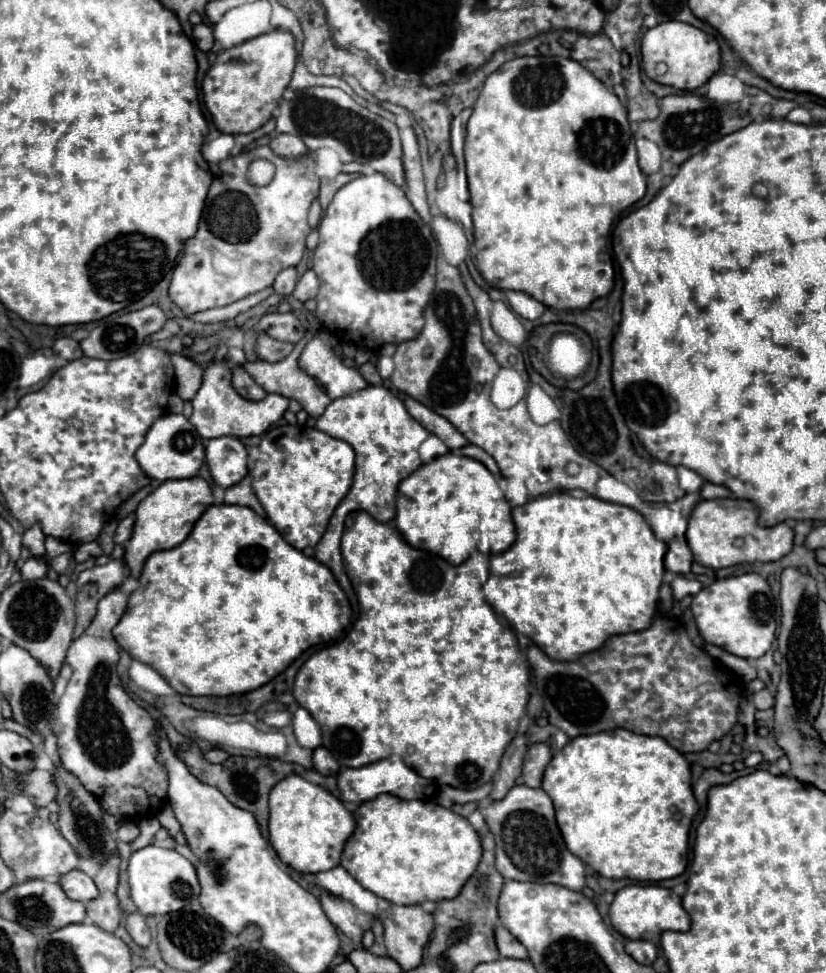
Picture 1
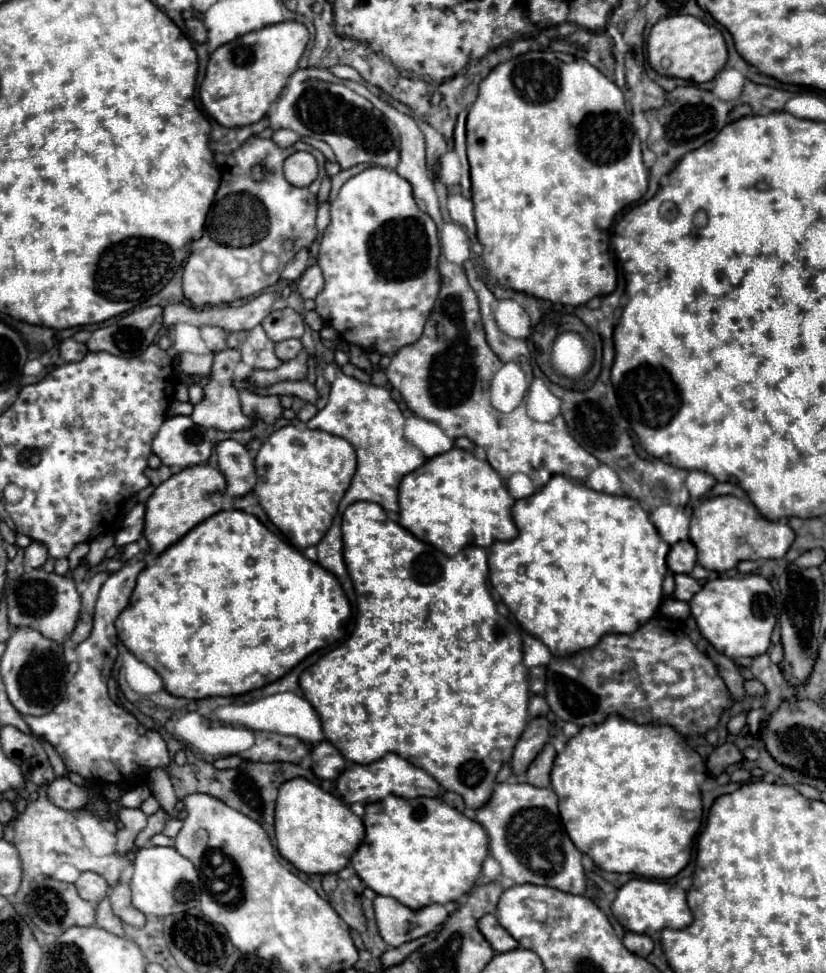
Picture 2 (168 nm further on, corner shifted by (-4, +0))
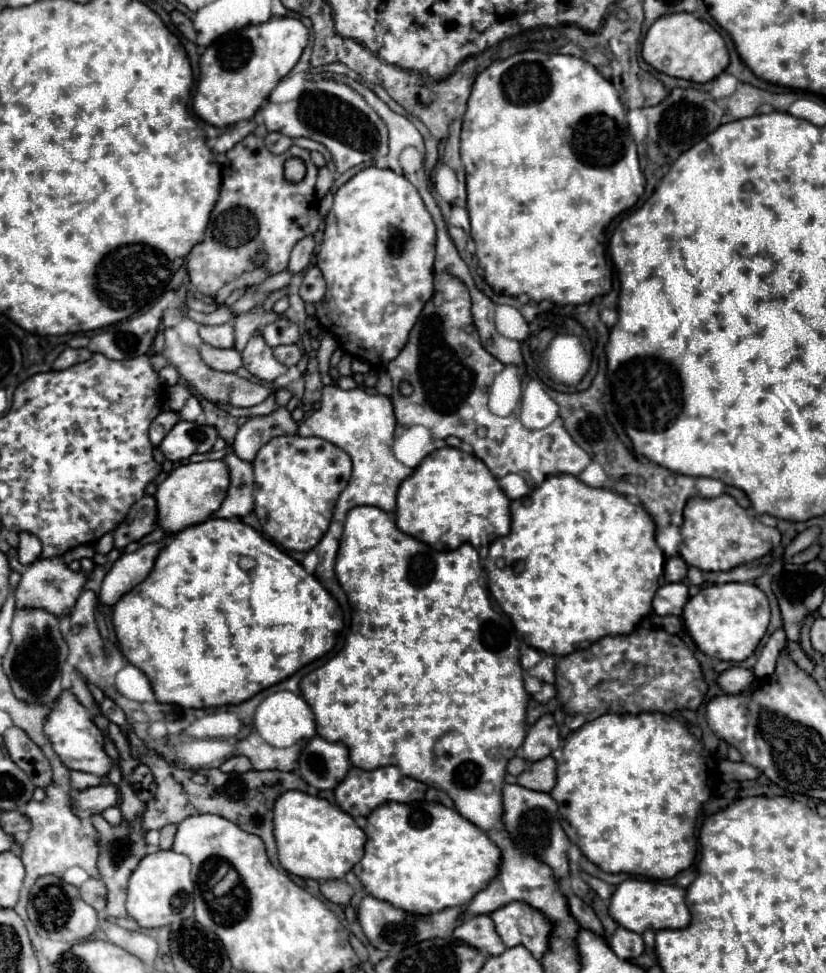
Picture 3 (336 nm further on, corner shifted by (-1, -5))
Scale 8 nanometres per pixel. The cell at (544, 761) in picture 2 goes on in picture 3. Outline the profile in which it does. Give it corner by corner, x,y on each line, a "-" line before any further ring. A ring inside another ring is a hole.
551,756
531,762
529,768
525,772
521,772
517,776
519,784
529,788
529,790
539,790
539,792
551,792
551,788
557,782
557,766
555,760

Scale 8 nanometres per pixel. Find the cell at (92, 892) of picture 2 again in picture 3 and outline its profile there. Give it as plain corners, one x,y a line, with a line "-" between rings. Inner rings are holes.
91,878
85,884
81,884
81,898
89,902
97,912
103,912
107,906
107,888
99,878

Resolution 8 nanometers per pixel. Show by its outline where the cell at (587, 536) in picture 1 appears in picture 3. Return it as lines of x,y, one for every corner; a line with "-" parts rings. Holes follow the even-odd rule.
557,474
557,476
547,476
527,496
511,502
511,532
505,538
495,538
491,542
489,556
485,560
485,570
487,570
487,580
489,580
489,592
495,596
495,600
503,608
503,612
511,618
511,622
515,624
515,628
523,636
523,640
531,648
545,652
549,656
567,656
575,650
589,648
599,638
631,634
635,630
637,622
651,612
651,600
659,588
659,576
663,574
663,564
665,564
665,556
661,554
661,548
655,542
655,524
643,506
627,502
625,496
621,496
609,488
591,488
571,474

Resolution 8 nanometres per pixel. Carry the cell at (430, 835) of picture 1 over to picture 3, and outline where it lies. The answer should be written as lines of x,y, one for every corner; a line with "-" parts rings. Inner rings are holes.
387,802
369,814
367,818
367,844
365,856
353,868
355,876
361,880
363,888
405,912
413,914
433,914
451,906
463,906
473,900
477,892
487,888
487,884
497,878
501,866
501,850
489,840
489,836
475,824
465,820
457,810
447,808
439,802

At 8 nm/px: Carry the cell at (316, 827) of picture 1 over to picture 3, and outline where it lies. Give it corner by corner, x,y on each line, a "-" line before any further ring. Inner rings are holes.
289,790
277,798
273,814
279,862
291,874
313,880
335,880
343,878
363,858
365,832
349,814
325,798

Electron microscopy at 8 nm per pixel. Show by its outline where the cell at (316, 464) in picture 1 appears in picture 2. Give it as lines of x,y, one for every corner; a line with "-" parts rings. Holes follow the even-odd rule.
294,425
280,427
274,431
260,447
256,455
256,477
258,483
254,487
254,493
270,517
270,521
282,531
282,535
288,539
290,545
294,545
298,551
304,551
310,545
318,545
320,539
326,535
326,531
332,525
332,519
338,511
338,503
342,495
346,493
352,477
356,473
356,453
348,441
342,437
334,437
324,431
314,429
298,429

